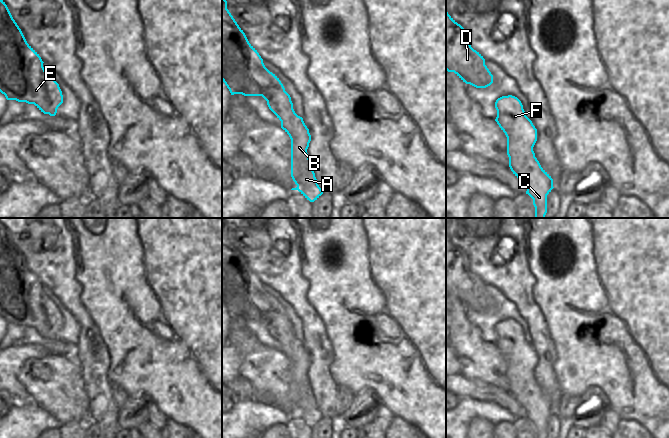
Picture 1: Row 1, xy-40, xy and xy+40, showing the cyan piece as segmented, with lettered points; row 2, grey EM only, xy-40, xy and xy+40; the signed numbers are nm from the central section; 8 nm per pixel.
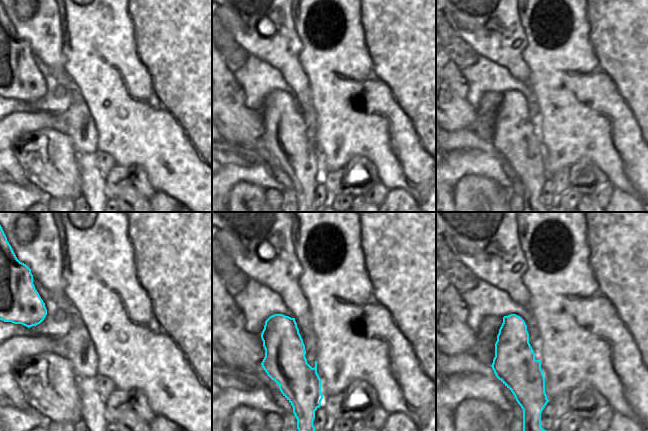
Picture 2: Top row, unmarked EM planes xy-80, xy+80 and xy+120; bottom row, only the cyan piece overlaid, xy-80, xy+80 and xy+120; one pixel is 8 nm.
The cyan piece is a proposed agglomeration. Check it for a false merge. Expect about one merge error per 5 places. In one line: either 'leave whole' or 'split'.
leave whole

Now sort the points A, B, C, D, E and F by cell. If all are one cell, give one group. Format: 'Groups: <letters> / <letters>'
Groups: A B C D E F

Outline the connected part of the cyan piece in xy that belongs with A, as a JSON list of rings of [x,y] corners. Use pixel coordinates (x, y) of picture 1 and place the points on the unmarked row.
[[[222,220],[222,305],[229,313],[231,319],[242,318],[244,320],[262,320],[266,325],[269,333],[277,340],[281,345],[281,352],[289,359],[291,363],[291,401],[296,412],[291,414],[298,414],[307,424],[314,426],[322,418],[323,415],[317,407],[307,373],[311,365],[311,359],[309,353],[305,349],[303,342],[298,340],[294,333],[290,319],[285,315],[285,312],[279,302],[270,296],[264,289],[263,283],[257,276],[257,274],[249,267],[245,257],[239,251],[229,234],[227,233],[227,225]]]

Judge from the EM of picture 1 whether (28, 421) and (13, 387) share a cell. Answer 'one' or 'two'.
two

